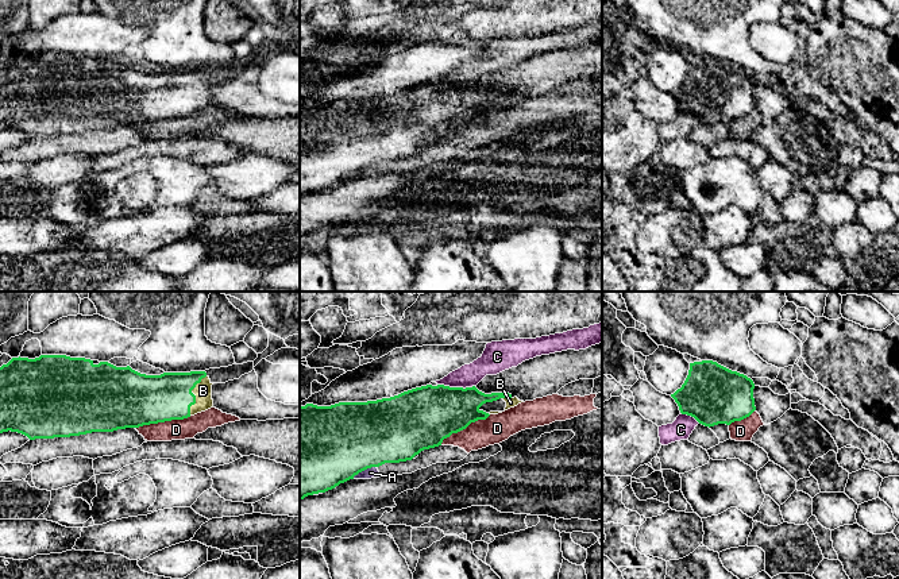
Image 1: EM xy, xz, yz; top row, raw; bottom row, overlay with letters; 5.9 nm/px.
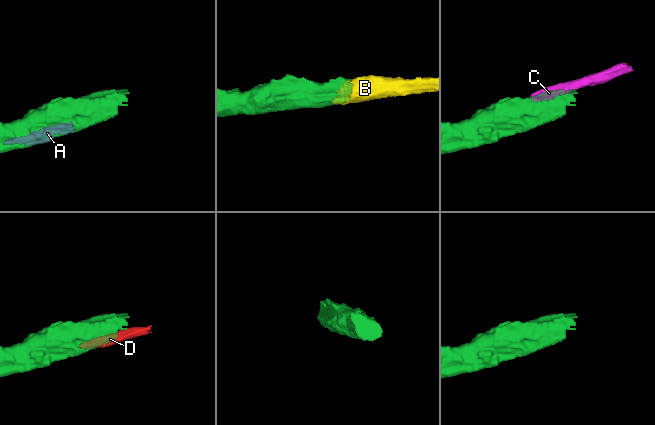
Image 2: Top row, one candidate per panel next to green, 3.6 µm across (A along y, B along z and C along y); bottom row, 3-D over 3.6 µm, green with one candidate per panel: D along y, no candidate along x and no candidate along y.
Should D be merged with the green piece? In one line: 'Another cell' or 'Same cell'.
Another cell

